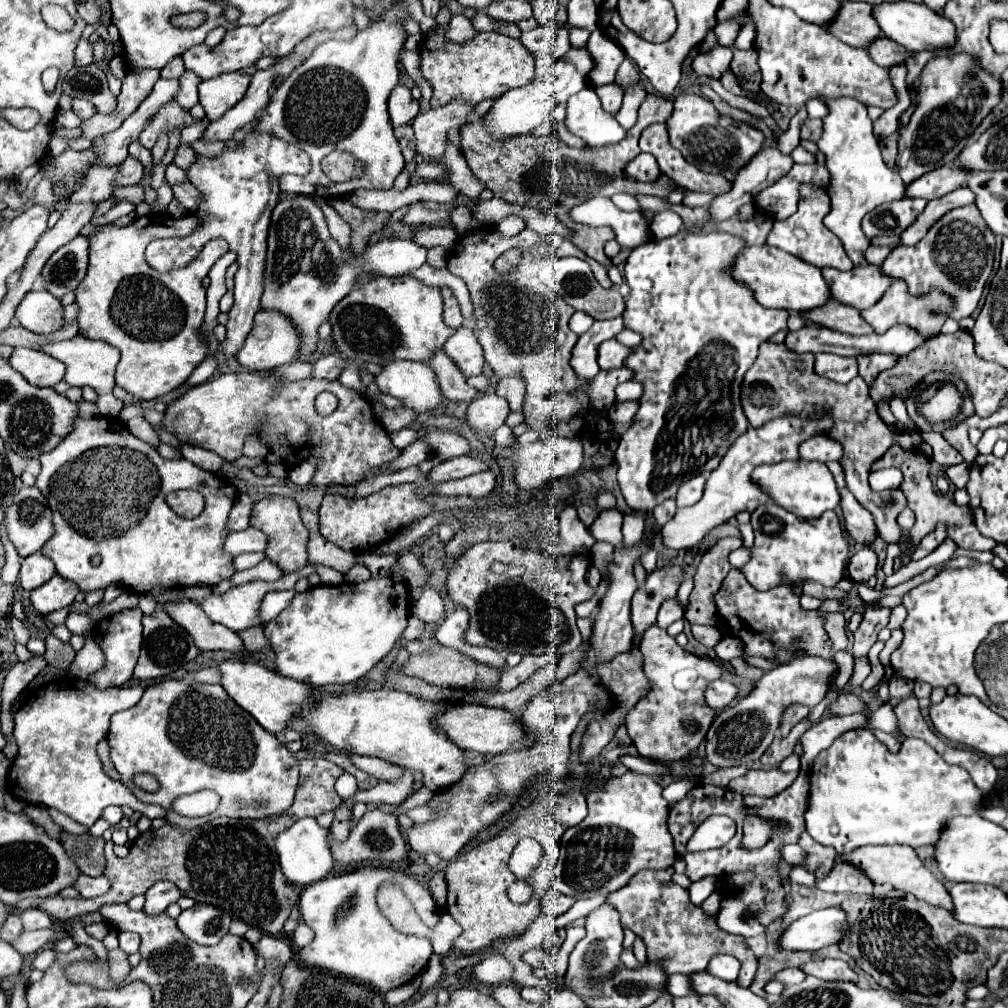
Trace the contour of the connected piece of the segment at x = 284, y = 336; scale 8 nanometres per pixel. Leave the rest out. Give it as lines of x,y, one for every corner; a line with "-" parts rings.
258,310
254,316
254,328
248,334
244,348
240,350
240,354
236,358
248,370
266,372
266,370
274,370
278,366
294,362
298,358
300,346
302,346
302,336
286,314
276,312
276,310

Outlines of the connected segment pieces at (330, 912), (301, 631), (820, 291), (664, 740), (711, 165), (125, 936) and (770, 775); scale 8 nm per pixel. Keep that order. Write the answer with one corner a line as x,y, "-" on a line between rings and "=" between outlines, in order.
358,868
340,876
326,876
304,888
300,894
302,920
314,930
314,940
306,948
298,950
298,962
308,968
326,970
336,976
346,976
358,984
364,984
382,996
402,984
414,980
422,968
426,968
432,956
432,944
428,938
410,936
398,932
390,920
376,906
376,890
382,882
396,882
402,886
416,914
426,926
436,926
440,920
436,902
430,890
418,882
416,876
396,872
392,868
=
394,564
388,574
370,578
362,584
338,584
338,586
316,586
294,596
288,608
284,608
274,620
264,626
266,636
272,642
276,654
276,668
282,676
324,686
324,684
348,684
370,672
398,642
404,632
406,618
410,614
408,586
404,582
404,570
=
768,244
744,246
744,250
738,252
730,268
730,274
736,282
744,284
756,296
756,302
760,302
764,308
784,308
794,312
806,312
830,300
828,284
824,284
824,278
818,268
=
648,628
640,642
644,656
644,674
650,682
650,690
640,702
626,714
626,728
634,740
642,758
652,762
684,760
696,752
704,740
714,714
704,704
704,688
710,680
720,678
722,666
718,662
698,658
682,650
674,638
662,628
=
680,94
674,100
674,112
666,122
668,126
668,134
670,134
670,144
696,168
700,168
702,172
712,172
712,174
722,174
724,170
732,170
734,174
744,168
748,164
748,160
752,160
764,146
764,134
760,128
750,126
746,122
736,122
728,116
722,116
714,104
706,98
702,98
700,94
=
118,932
118,938
120,938
120,948
126,954
136,952
138,946
140,946
140,936
136,936
134,932
=
776,768
750,770
744,776
730,780
728,788
732,788
734,792
740,792
740,794
754,794
754,796
770,798
770,796
776,796
782,790
786,790
796,780
796,776
798,776
798,772
782,774

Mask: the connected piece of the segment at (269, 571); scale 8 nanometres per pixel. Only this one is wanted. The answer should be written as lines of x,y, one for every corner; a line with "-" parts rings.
262,560
260,564
256,564
254,568
250,570
242,570
242,572
234,572
230,576
230,582
234,586
240,586
240,584
246,584
246,582
254,582
254,580
262,580
262,582
276,582
282,578
282,570
272,564
270,560

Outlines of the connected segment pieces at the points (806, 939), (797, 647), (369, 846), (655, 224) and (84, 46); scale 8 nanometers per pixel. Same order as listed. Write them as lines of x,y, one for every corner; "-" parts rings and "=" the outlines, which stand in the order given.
842,908
816,910
808,916
794,920
778,940
780,950
820,950
838,944
844,930
846,916
=
734,568
728,572
712,600
718,616
728,626
728,632
734,638
742,640
746,658
758,656
776,664
788,664
790,660
798,658
798,654
800,658
834,658
832,640
824,630
824,614
820,614
818,610
804,610
800,604
800,596
792,590
790,582
780,584
772,592
758,592
756,588
752,588
746,576
738,568
=
372,808
368,810
360,822
352,828
350,836
346,842
338,844
330,838
330,848
332,848
332,854
334,854
334,860
336,864
352,864
352,862
364,862
364,860
392,860
392,862
398,862
406,856
406,842
400,834
400,828
398,828
398,820
396,816
392,814
386,814
378,808
=
662,210
654,214
650,228
656,238
668,238
668,236
674,236
682,228
682,218
672,210
=
80,40
76,48
76,66
88,66
92,62
92,44
88,40

